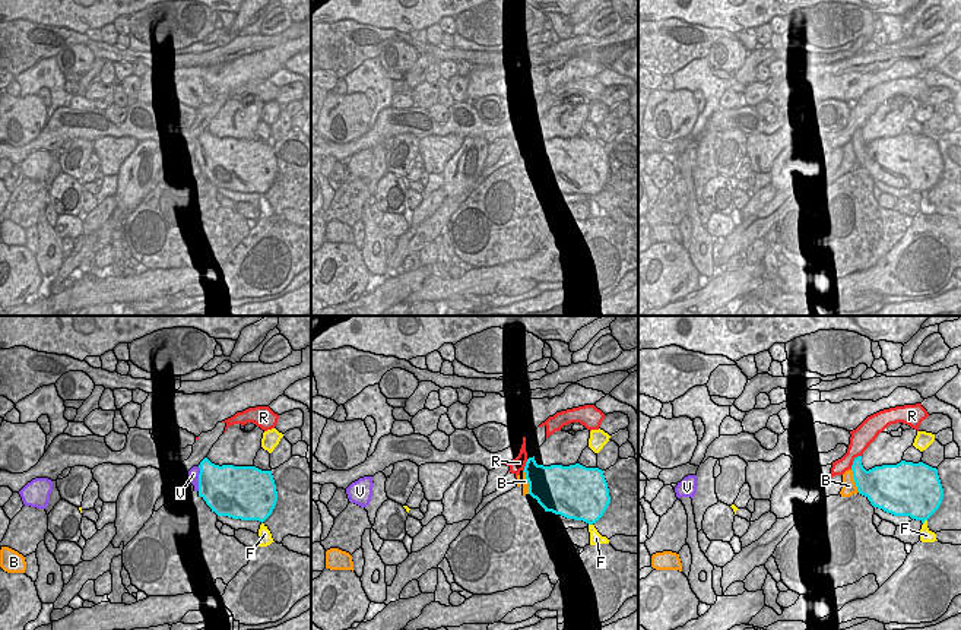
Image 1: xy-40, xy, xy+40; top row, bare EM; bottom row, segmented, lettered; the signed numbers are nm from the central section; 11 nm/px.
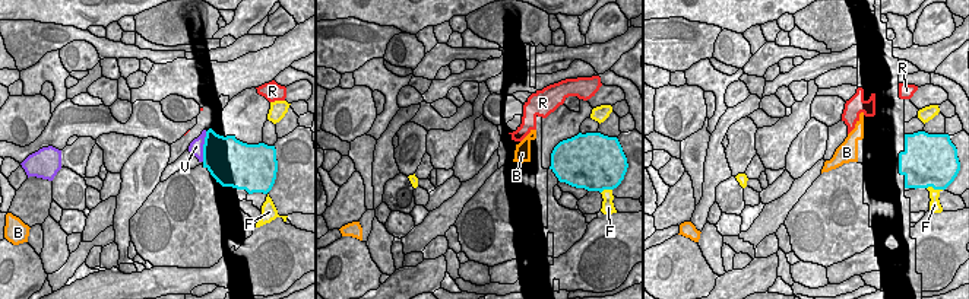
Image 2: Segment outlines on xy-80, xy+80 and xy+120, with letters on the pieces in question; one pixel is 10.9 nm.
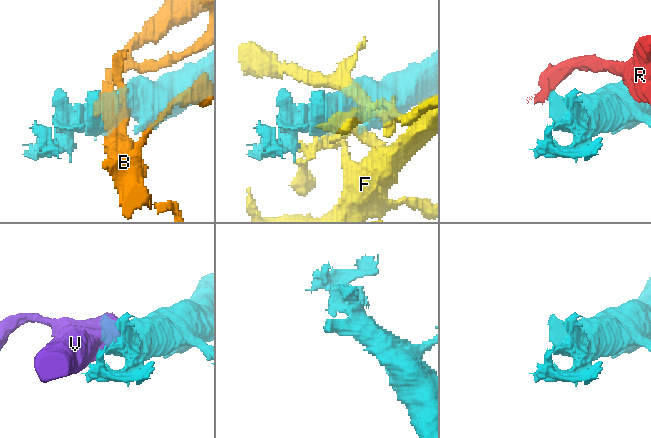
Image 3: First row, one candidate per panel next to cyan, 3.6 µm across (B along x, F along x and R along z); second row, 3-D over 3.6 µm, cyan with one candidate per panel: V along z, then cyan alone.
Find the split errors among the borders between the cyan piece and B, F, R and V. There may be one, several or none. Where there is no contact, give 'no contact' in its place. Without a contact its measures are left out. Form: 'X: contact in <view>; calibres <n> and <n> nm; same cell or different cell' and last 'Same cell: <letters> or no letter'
B: contact in xy+40; calibres 360 and 160 nm; different cell
F: contact in xy+40; calibres 420 and 140 nm; different cell
R: contact in xy+40; calibres 220 and 220 nm; different cell
V: contact in xy-40; calibres 440 and 130 nm; same cell
Same cell: V

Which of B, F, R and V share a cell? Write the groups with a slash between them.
B / F / R / V

